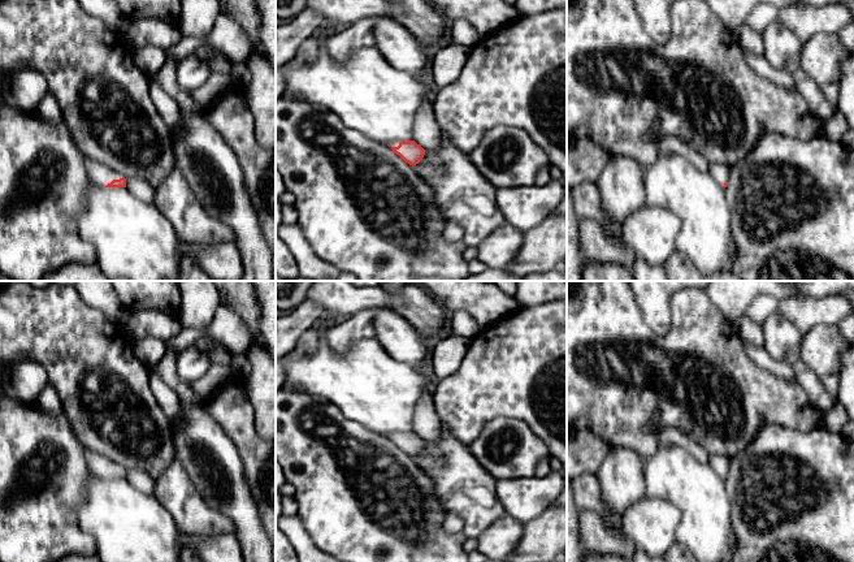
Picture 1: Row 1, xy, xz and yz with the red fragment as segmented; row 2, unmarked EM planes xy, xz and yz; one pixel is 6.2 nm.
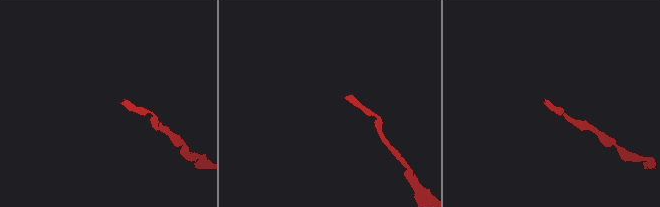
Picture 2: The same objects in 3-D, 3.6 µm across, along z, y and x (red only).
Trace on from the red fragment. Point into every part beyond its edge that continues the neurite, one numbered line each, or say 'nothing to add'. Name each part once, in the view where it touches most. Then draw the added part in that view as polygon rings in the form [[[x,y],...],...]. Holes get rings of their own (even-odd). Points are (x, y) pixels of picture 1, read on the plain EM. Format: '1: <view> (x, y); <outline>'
1: xy (99, 465); [[[84,446],[84,458],[87,462],[88,468],[101,476],[101,477],[107,477],[108,475],[110,475],[113,471],[120,471],[122,470],[121,466],[118,466],[117,463],[112,462],[109,458],[100,455],[95,451],[91,451],[88,448]]]

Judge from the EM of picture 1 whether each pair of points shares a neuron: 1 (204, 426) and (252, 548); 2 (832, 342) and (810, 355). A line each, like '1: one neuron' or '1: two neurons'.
1: one neuron
2: one neuron

